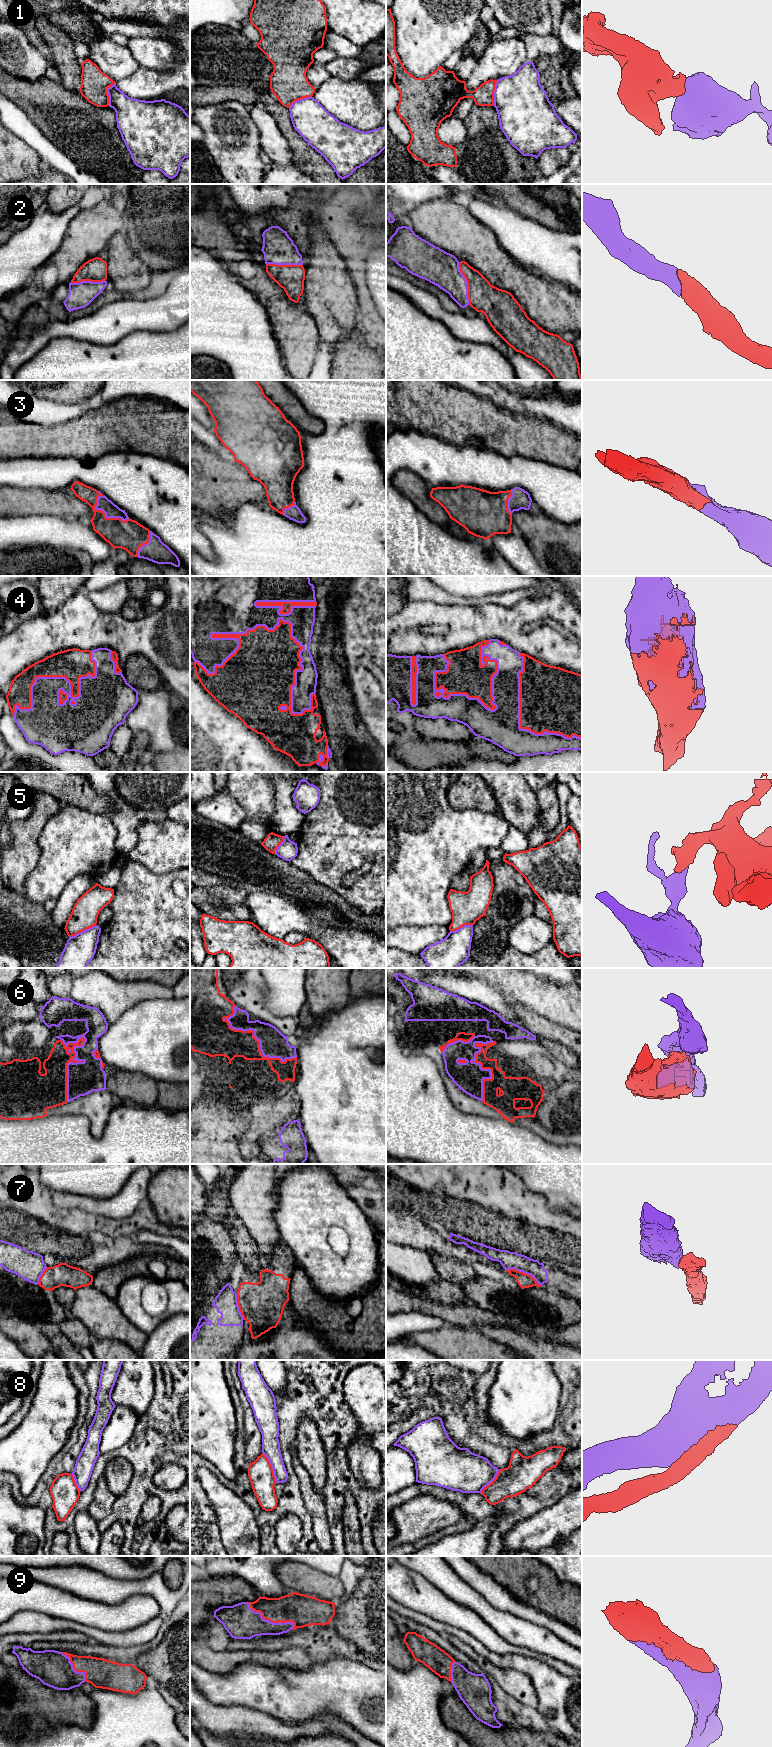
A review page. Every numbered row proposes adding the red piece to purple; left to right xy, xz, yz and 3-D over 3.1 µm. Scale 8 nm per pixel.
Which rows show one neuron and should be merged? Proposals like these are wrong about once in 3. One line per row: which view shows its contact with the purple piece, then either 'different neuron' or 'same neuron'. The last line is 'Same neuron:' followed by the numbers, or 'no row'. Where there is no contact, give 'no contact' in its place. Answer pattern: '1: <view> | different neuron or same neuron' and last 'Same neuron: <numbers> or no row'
1: xy | different neuron
2: yz | same neuron
3: xy | same neuron
4: xz | same neuron
5: xy | different neuron
6: xy | different neuron
7: yz | different neuron
8: xz | different neuron
9: xz | same neuron
Same neuron: 2, 3, 4, 9

